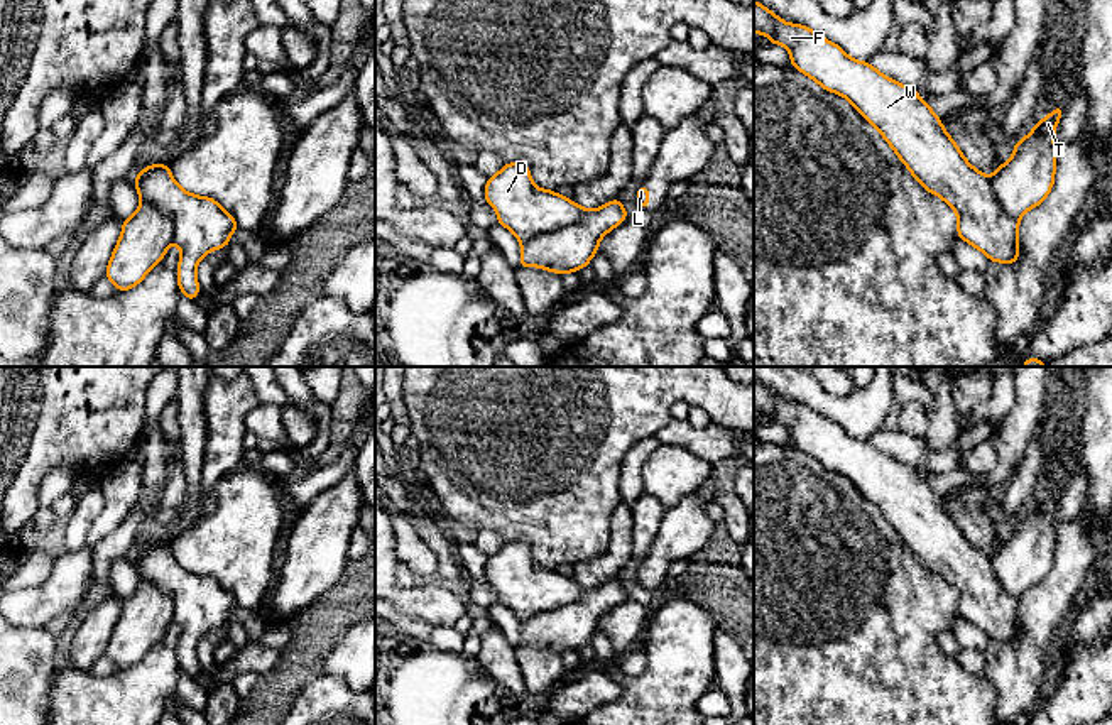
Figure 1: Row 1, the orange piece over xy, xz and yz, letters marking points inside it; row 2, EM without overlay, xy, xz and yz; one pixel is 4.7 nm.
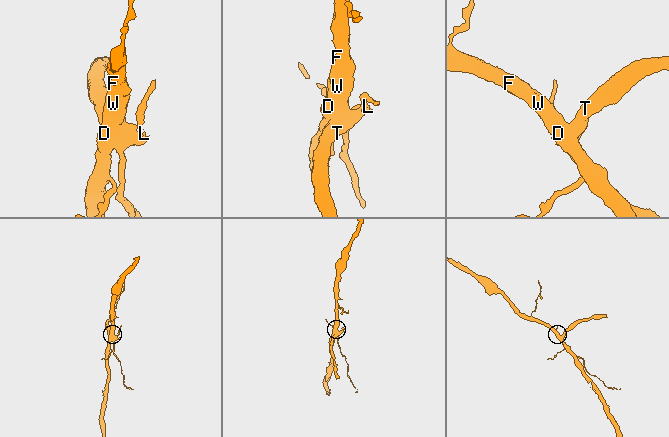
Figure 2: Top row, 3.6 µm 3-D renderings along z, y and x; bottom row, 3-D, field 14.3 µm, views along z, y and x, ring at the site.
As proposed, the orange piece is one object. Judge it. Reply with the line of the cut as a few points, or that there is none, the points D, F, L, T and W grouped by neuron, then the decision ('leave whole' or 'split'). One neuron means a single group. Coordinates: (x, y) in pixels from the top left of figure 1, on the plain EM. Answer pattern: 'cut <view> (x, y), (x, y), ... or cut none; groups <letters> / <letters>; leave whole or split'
cut xz (588, 588), (573, 600), (556, 609), (545, 609), (521, 622); groups D F W / L T; split

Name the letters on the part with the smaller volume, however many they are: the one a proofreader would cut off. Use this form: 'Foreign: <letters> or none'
Foreign: L, T

